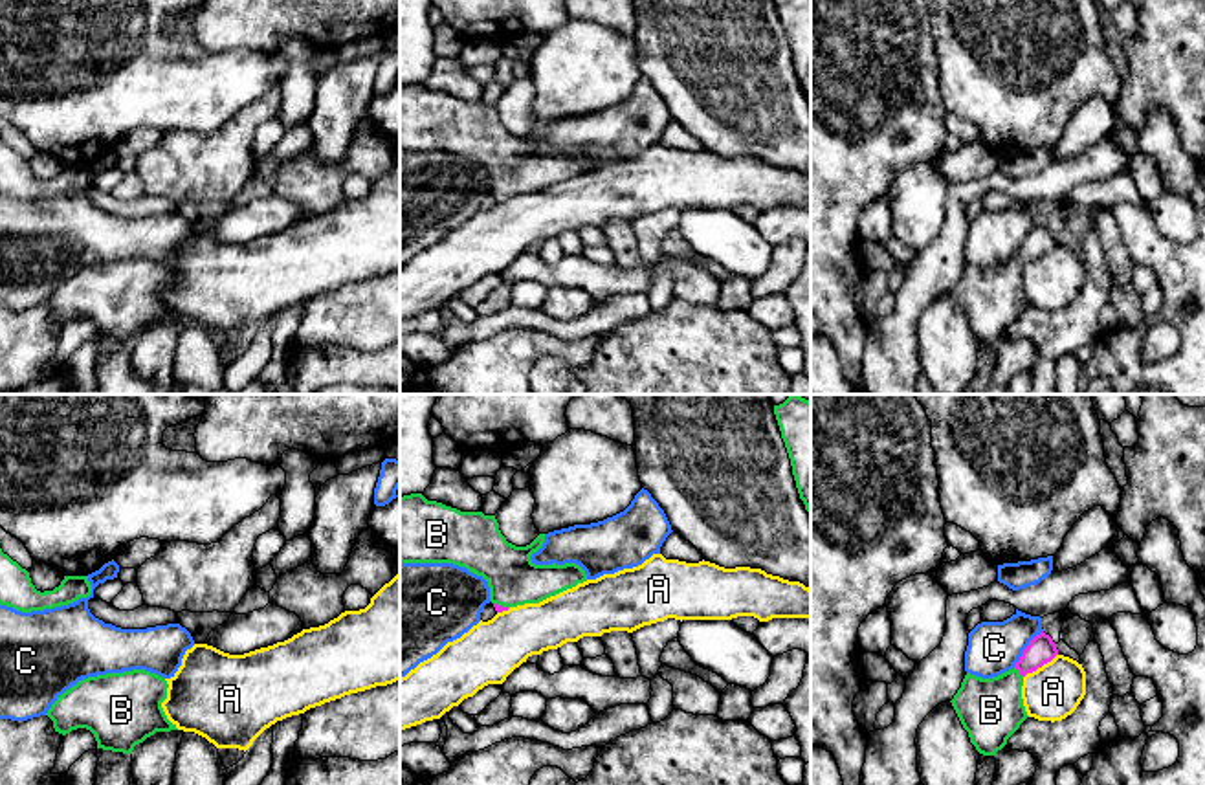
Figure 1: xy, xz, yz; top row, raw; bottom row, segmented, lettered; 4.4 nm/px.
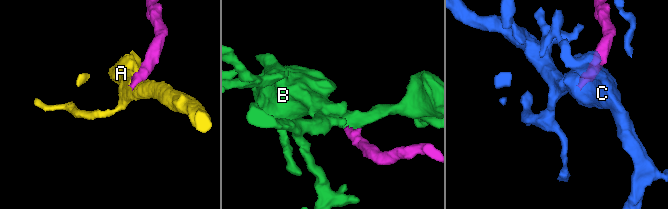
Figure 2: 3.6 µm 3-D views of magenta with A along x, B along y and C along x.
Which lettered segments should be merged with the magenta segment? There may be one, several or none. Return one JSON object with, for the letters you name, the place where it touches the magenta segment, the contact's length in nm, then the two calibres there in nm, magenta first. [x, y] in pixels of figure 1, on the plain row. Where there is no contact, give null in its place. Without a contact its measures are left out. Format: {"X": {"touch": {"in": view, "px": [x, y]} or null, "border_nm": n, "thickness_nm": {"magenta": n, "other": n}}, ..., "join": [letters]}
{"B": {"touch": {"in": "yz", "px": [1018, 259]}, "border_nm": 70, "thickness_nm": {"magenta": 120, "other": 280}}, "join": ["B"]}

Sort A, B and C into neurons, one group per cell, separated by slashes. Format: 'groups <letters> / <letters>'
groups A / B / C

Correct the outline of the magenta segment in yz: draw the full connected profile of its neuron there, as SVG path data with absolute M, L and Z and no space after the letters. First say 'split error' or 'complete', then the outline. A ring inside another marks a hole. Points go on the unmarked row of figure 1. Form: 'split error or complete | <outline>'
split error | M1042 220L1029 231L1012 259L992 268L965 264L950 292L979 343L996 345L1029 306L1022 288L1023 266L1056 244L1056 233Z

